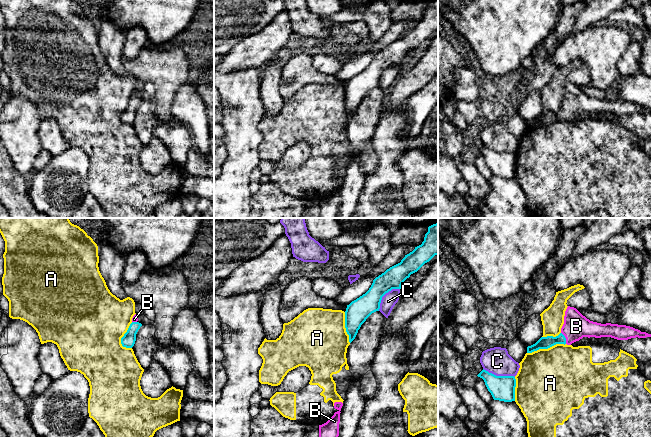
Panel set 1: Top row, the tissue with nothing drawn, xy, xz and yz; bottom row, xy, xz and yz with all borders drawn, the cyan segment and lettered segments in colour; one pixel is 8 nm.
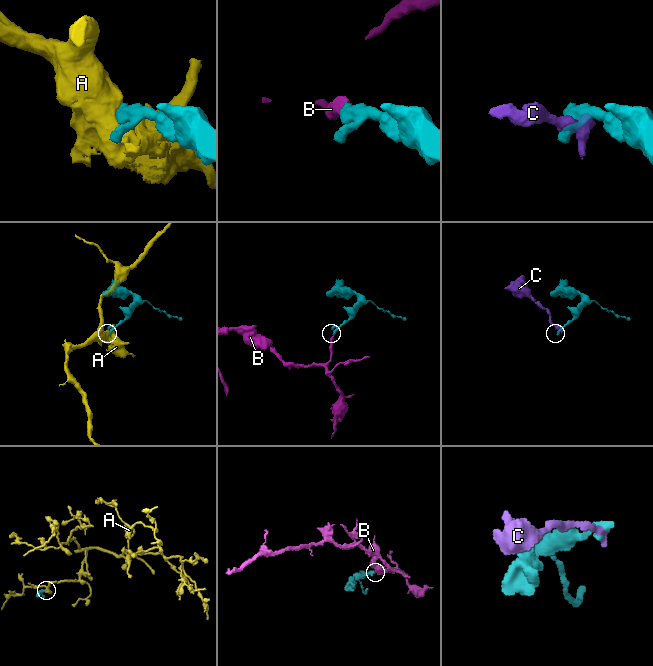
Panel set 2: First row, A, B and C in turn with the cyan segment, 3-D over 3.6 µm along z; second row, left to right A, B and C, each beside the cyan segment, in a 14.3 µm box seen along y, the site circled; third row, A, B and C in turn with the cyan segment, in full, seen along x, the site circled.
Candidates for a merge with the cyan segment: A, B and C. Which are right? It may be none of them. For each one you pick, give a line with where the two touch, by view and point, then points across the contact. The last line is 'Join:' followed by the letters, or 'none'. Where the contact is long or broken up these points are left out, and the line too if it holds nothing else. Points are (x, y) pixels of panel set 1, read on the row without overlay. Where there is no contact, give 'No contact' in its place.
B: Touches cyan at yz (565, 114). Path across: yz (544, 118), (565, 114), (576, 102)
Join: B

